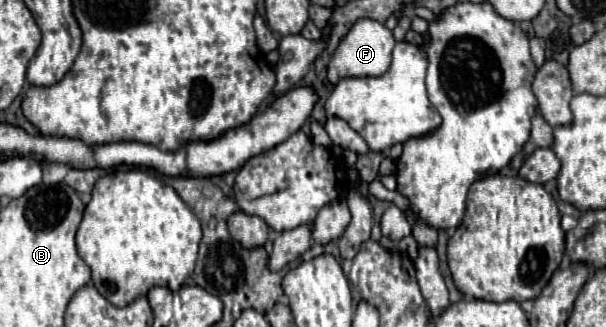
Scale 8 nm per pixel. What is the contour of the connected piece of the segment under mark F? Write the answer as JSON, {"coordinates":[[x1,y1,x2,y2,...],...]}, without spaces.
{"coordinates":[[364,17,362,21,356,21,350,33,340,41,336,47,330,63,328,63,328,81,336,85,344,77,378,77,386,73,392,61,392,49,394,49,394,35,390,29,386,29,380,21]]}

